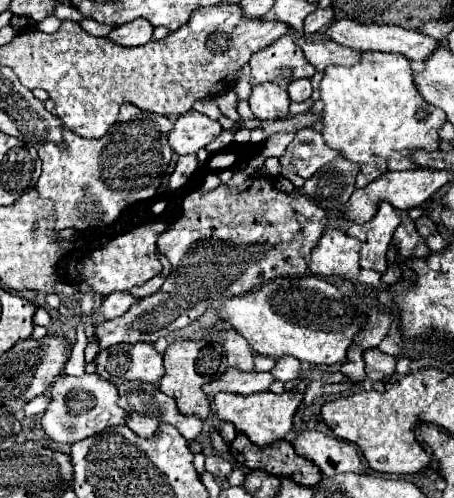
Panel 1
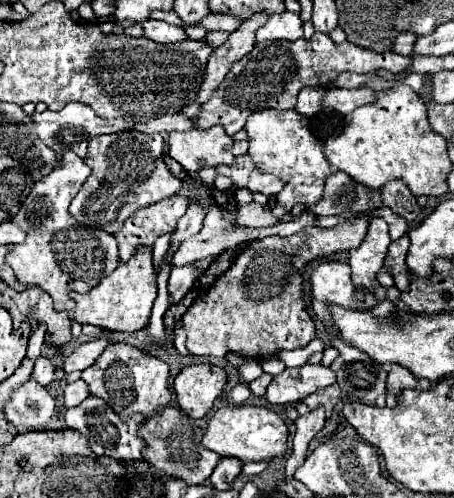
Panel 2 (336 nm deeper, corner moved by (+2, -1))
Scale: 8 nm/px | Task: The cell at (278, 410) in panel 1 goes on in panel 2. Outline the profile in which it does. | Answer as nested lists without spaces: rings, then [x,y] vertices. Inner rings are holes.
[[[226,405],[220,407],[208,421],[208,429],[202,437],[202,445],[220,457],[236,457],[242,463],[248,461],[268,461],[282,457],[286,453],[288,427],[272,409],[252,407],[252,405]]]

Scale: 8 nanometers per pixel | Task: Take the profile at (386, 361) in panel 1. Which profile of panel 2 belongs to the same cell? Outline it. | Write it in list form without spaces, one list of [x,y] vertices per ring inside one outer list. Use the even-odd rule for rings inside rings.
[[[394,365],[392,371],[388,373],[388,393],[386,393],[386,405],[396,407],[398,405],[398,395],[404,389],[416,389],[418,379],[404,367]]]

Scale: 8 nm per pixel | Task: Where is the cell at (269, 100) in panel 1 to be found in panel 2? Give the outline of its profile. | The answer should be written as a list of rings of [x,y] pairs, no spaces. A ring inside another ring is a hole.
[[[264,109],[260,113],[252,113],[244,125],[248,133],[248,155],[258,165],[262,173],[276,175],[284,181],[284,189],[276,195],[276,203],[286,211],[292,211],[294,205],[304,205],[304,209],[316,205],[324,191],[324,181],[332,173],[328,159],[324,157],[322,143],[312,135],[308,119],[300,113]]]

